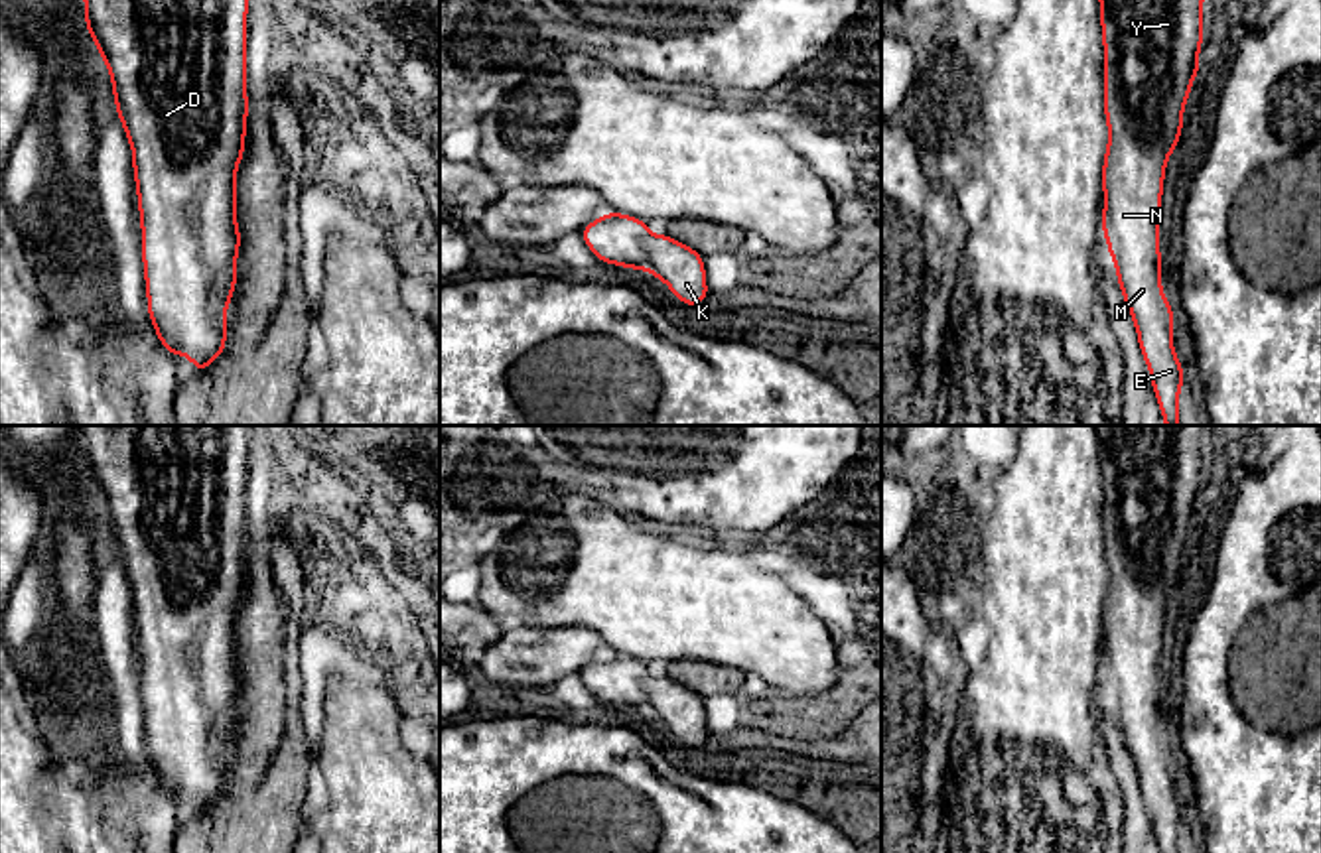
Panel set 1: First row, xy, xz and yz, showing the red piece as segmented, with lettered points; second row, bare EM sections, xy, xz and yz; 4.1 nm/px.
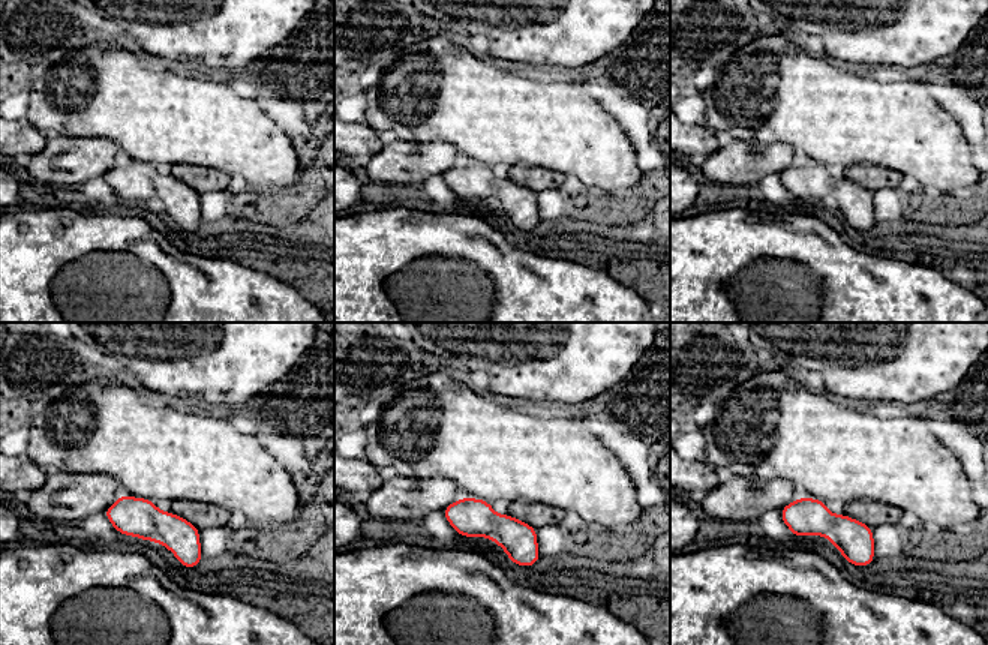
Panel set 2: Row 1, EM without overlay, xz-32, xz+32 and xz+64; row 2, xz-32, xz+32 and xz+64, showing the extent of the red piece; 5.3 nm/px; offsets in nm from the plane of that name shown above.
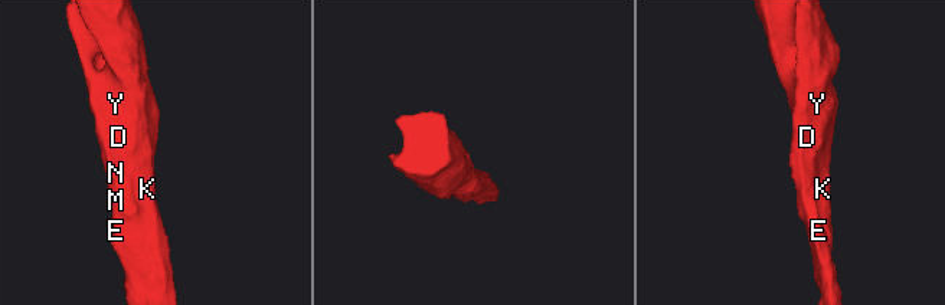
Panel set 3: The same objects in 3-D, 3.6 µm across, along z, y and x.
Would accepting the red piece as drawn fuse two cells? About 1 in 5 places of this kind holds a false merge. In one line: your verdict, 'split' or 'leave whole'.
leave whole

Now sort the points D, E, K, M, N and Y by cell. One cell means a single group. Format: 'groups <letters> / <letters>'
groups D E K M N Y

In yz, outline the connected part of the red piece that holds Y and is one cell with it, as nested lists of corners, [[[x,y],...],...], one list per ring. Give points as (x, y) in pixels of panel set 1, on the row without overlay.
[[[1094,426],[1100,441],[1104,489],[1104,559],[1108,587],[1102,605],[1104,650],[1100,658],[1118,727],[1136,766],[1159,853],[1179,853],[1187,816],[1173,790],[1173,747],[1163,737],[1159,654],[1167,599],[1177,591],[1183,554],[1201,512],[1207,426]]]

